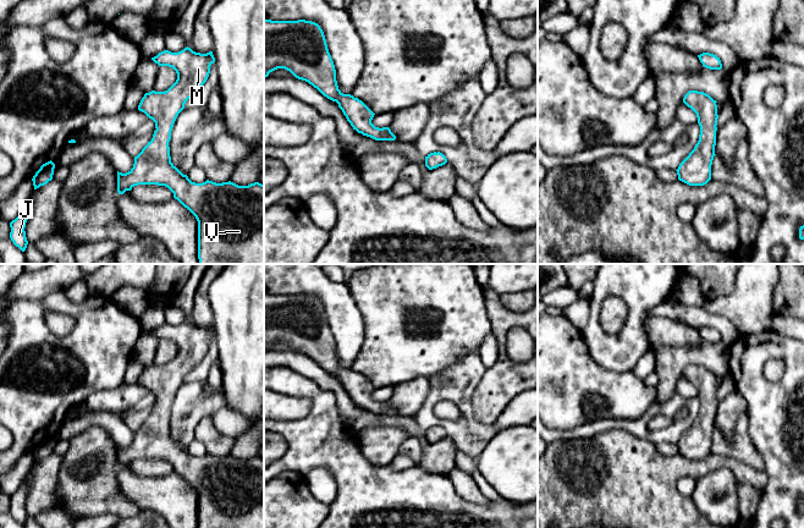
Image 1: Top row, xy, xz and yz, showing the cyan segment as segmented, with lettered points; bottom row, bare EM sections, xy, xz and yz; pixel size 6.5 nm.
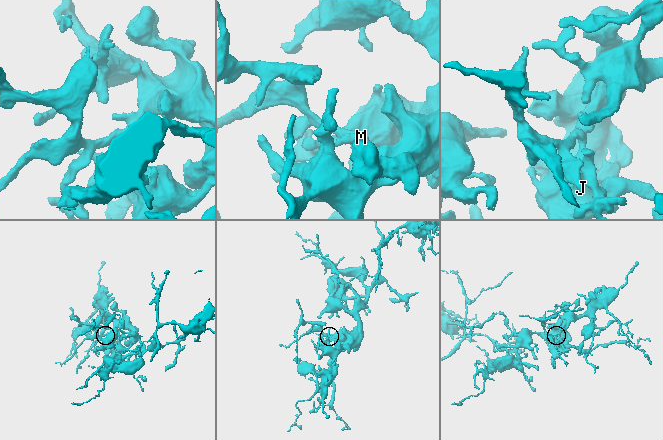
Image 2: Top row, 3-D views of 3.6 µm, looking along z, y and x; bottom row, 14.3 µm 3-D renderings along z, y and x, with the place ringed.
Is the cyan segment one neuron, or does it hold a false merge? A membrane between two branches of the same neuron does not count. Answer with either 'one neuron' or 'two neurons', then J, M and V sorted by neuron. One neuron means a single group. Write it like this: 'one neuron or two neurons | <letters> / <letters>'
one neuron | J M V

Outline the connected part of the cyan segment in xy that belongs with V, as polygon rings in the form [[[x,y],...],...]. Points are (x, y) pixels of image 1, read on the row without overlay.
[[[187,320],[178,326],[164,324],[152,334],[159,340],[172,341],[177,353],[167,364],[152,364],[142,372],[138,384],[155,396],[156,403],[152,414],[134,430],[133,441],[126,447],[117,445],[119,468],[138,458],[165,460],[198,495],[198,528],[264,528],[264,458],[238,460],[231,455],[216,457],[209,453],[196,457],[171,436],[169,416],[174,397],[186,375],[206,356],[215,336],[213,325],[200,328]]]

